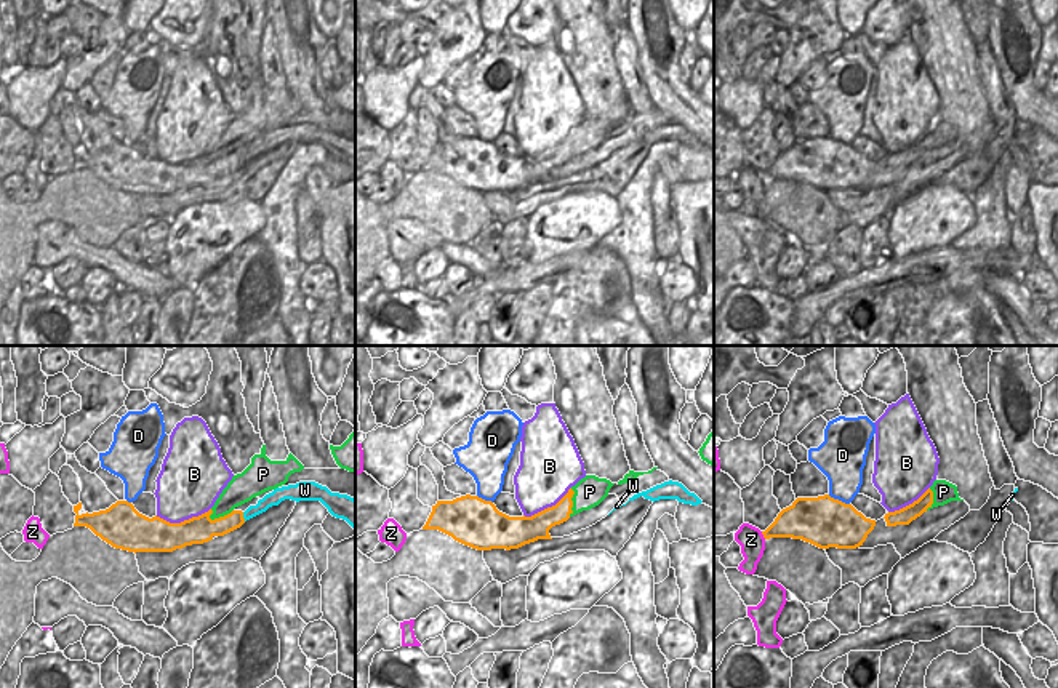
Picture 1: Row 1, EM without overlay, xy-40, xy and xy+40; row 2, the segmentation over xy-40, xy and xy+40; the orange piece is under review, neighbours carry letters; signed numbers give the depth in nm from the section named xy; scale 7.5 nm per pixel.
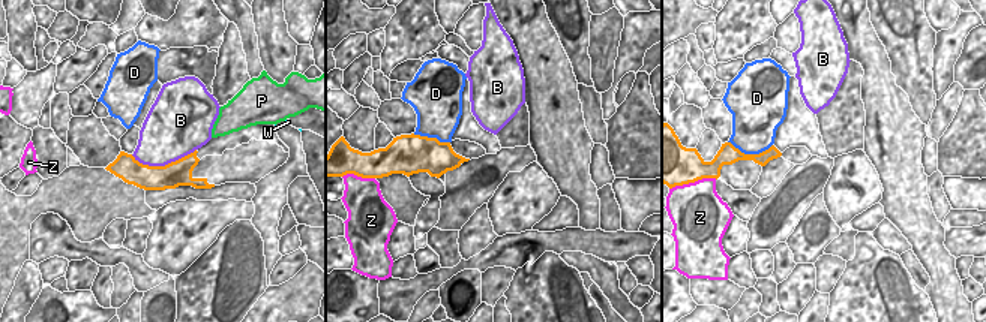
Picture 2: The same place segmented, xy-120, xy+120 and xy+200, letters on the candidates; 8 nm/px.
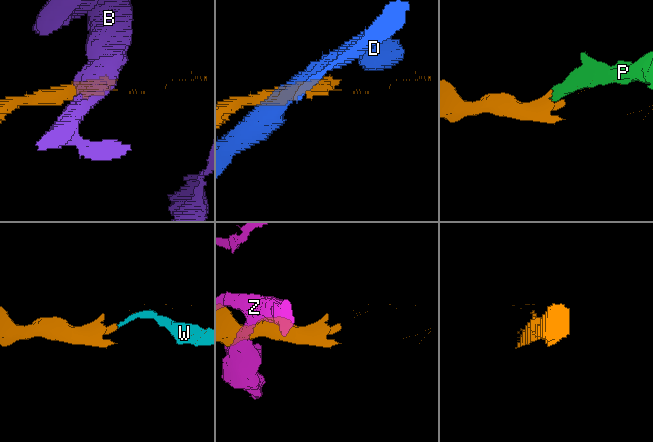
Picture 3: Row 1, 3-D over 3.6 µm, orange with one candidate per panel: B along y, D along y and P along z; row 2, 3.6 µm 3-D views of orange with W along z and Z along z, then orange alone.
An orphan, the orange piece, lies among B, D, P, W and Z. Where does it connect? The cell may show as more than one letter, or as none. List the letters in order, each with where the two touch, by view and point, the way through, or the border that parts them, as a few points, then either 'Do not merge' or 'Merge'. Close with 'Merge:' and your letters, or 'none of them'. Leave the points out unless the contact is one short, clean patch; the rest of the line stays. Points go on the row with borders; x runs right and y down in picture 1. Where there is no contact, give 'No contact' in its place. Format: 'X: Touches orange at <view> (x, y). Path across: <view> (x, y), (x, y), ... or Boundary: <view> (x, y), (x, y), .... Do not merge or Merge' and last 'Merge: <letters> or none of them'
B: Touches orange at xy-40 (184, 520). Do not merge
D: Touches orange at xy+40 (837, 500). Do not merge
P: Touches orange at xy-40 (220, 517). Do not merge
W: Touches orange at xy-40 (242, 517). Do not merge
Z: Touches orange at xy+40 (762, 533). Do not merge
Merge: none of them.

